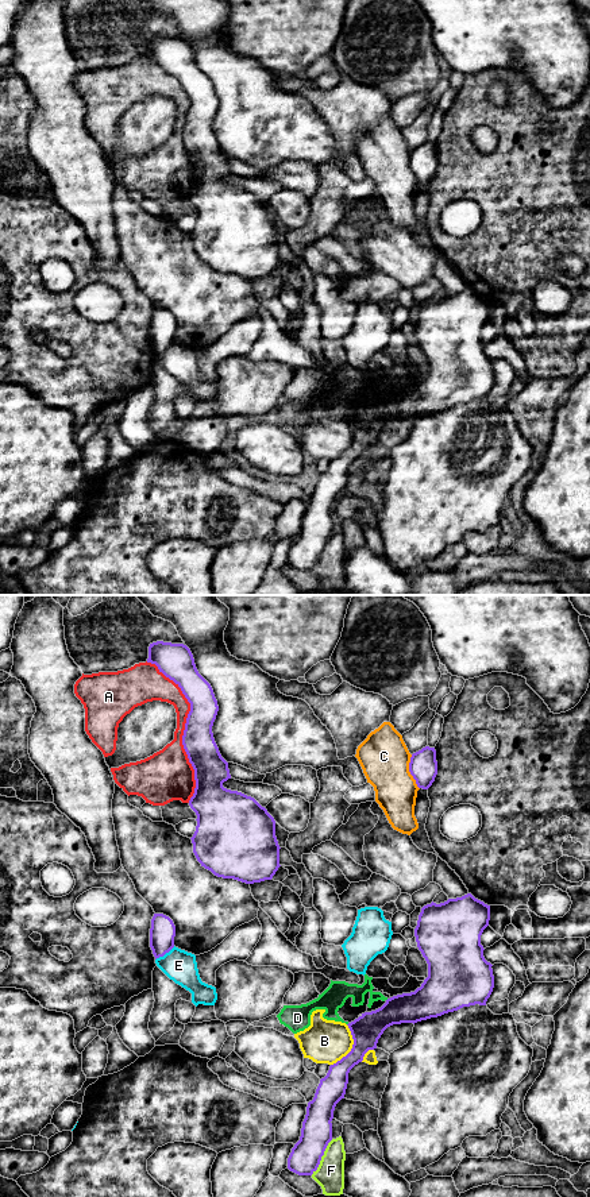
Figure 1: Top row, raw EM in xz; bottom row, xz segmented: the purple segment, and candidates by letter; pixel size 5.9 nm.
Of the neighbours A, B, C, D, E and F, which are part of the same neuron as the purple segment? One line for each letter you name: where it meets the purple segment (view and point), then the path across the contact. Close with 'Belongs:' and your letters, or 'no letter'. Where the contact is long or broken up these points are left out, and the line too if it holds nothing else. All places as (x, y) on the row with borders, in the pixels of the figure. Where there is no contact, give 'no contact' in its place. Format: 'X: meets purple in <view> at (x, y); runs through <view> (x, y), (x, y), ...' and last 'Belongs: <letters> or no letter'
Belongs: no letter

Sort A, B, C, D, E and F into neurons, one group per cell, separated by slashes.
A / B / C / D / E / F

